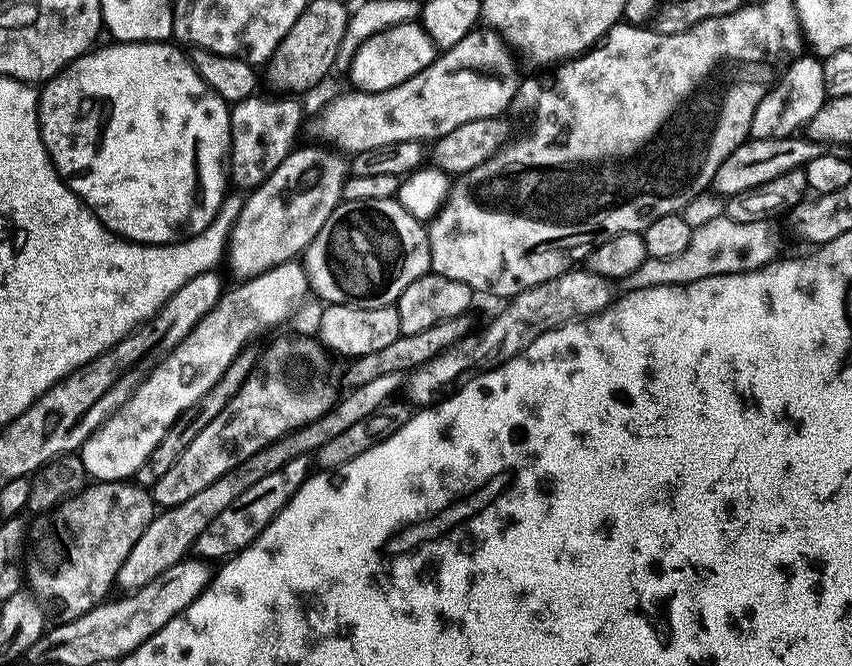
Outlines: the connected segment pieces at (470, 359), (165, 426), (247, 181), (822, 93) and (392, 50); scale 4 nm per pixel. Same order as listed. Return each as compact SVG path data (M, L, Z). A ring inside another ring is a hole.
M573 270L564 272L558 278L550 278L550 282L542 282L538 286L522 290L505 303L508 305L480 333L477 331L475 334L463 336L441 356L435 356L421 368L412 369L410 372L412 385L408 388L409 398L428 400L439 388L452 383L455 385L461 377L473 370L487 370L496 367L497 364L504 364L522 350L526 350L526 346L530 346L534 338L560 328L563 324L571 324L573 320L582 320L585 316L598 314L612 303L614 299L612 288L613 285L604 276L587 270Z
M288 260L285 264L279 264L278 266L274 266L270 270L266 270L265 272L263 272L262 274L258 274L257 276L251 276L249 280L237 283L235 286L237 288L230 289L229 292L225 294L225 296L223 293L223 295L221 295L219 299L217 299L216 304L212 308L208 309L208 313L206 313L205 316L201 316L200 320L196 324L192 325L192 328L189 332L184 333L184 336L183 338L181 338L181 340L177 340L171 345L172 353L170 353L169 356L166 357L165 360L162 361L161 364L158 365L157 368L154 369L153 372L150 373L149 376L146 377L145 380L142 381L136 389L133 390L132 397L130 397L129 400L121 406L121 408L119 405L119 407L117 407L115 411L113 411L111 415L109 415L107 419L105 419L109 419L105 422L105 424L103 421L103 423L101 423L99 426L89 431L86 442L79 445L78 454L82 458L82 462L84 463L84 469L87 470L89 477L91 477L93 481L99 482L102 480L128 480L129 478L135 477L132 475L134 475L135 472L139 470L139 468L143 469L145 465L147 465L150 454L154 450L154 446L158 446L158 442L162 442L162 438L170 430L170 426L175 422L175 420L177 420L177 418L180 417L180 415L184 413L187 408L189 408L190 406L194 406L194 402L198 402L198 398L202 398L202 394L206 394L206 390L210 390L210 386L214 386L215 383L222 378L222 374L225 372L225 370L227 370L227 367L230 366L232 362L234 362L236 356L239 355L239 353L243 351L244 348L249 347L251 340L248 339L250 339L251 336L259 330L259 328L266 328L270 324L282 323L283 320L286 319L287 316L295 310L296 303L298 303L304 295L309 295L310 292L310 285L308 283L308 272L306 271L306 268L303 268L303 266L300 265L300 262L297 262L296 260Z
M253 94L246 100L237 100L230 108L232 139L226 161L230 184L236 190L251 190L260 185L267 176L274 174L278 165L293 151L292 139L300 126L300 104L296 98L268 98L259 100Z
M812 54L800 55L780 73L776 83L764 93L762 102L758 102L758 110L754 110L752 119L751 139L782 138L799 133L824 105L827 96L824 60Z
M419 22L395 24L393 28L374 34L366 42L362 42L362 46L358 46L350 69L351 87L361 92L390 90L406 82L406 78L414 78L414 74L426 70L426 66L430 66L437 55L438 49L426 34L423 24Z

